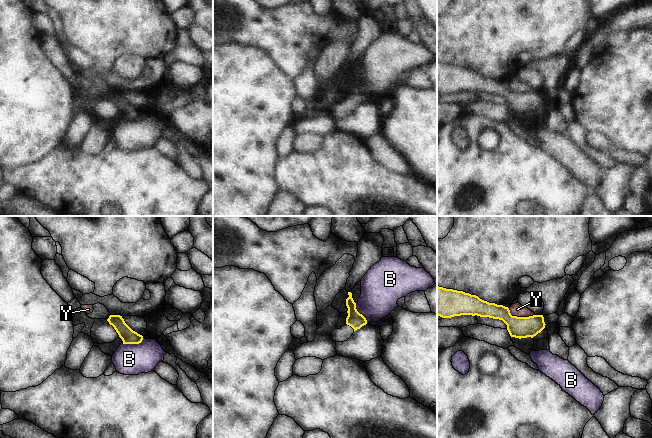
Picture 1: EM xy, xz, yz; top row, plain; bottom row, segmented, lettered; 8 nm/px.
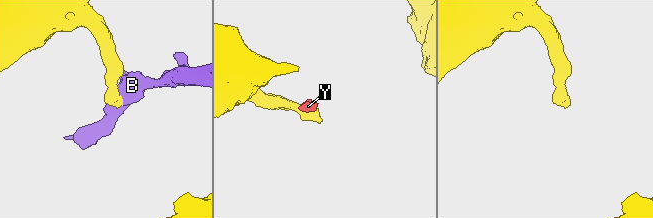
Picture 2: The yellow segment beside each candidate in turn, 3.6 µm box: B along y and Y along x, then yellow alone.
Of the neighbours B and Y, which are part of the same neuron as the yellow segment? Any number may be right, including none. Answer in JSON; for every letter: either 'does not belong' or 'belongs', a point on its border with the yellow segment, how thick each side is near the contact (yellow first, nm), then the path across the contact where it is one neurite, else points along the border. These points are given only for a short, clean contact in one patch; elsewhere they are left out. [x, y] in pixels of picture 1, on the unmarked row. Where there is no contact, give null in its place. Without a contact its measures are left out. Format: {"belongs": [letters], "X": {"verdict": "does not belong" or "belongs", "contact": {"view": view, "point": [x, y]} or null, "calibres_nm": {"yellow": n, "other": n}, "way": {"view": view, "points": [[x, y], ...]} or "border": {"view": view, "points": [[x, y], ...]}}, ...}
{"belongs": [], "B": {"verdict": "does not belong", "contact": {"view": "xy", "point": [133, 119]}, "calibres_nm": {"yellow": 120, "other": 260}}, "Y": {"verdict": "does not belong", "contact": {"view": "yz", "point": [520, 93]}, "calibres_nm": {"yellow": 180, "other": 100}, "border": {"view": "yz", "points": [[508, 84], [512, 91], [532, 92], [534, 90]]}}}

